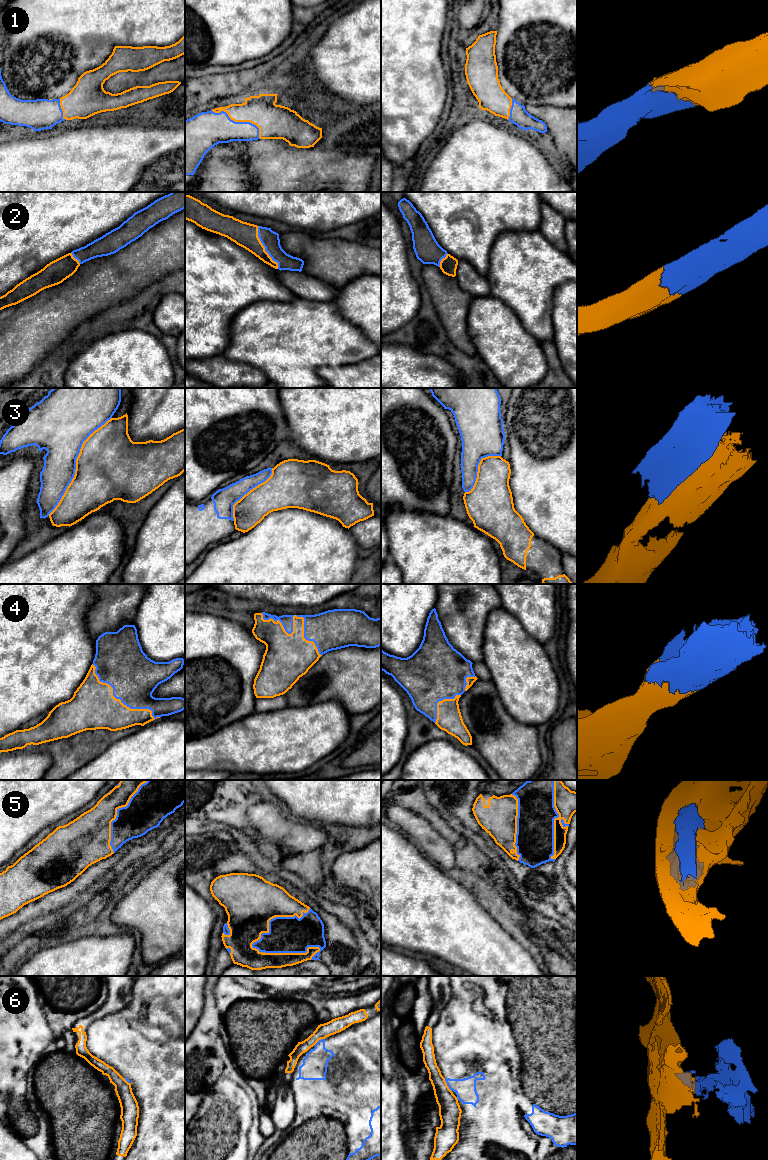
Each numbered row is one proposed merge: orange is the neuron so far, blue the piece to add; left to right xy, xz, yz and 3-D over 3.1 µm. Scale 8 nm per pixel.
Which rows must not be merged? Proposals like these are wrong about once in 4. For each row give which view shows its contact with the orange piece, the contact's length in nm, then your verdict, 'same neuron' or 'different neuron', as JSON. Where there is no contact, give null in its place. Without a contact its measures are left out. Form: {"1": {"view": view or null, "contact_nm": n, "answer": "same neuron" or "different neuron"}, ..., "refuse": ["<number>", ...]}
{"1": {"view": "xz", "contact_nm": 460, "answer": "same neuron"}, "2": {"view": "xz", "contact_nm": 380, "answer": "same neuron"}, "3": {"view": "xy", "contact_nm": 950, "answer": "different neuron"}, "4": {"view": "xz", "contact_nm": 600, "answer": "same neuron"}, "5": {"view": "xz", "contact_nm": 550, "answer": "same neuron"}, "6": {"view": "yz", "contact_nm": 130, "answer": "different neuron"}, "refuse": ["3", "6"]}

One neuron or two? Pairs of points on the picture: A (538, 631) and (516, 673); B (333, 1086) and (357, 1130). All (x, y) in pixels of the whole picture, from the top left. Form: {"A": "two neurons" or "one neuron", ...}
{"A": "two neurons", "B": "one neuron"}

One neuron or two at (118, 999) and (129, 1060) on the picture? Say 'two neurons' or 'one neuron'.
two neurons

